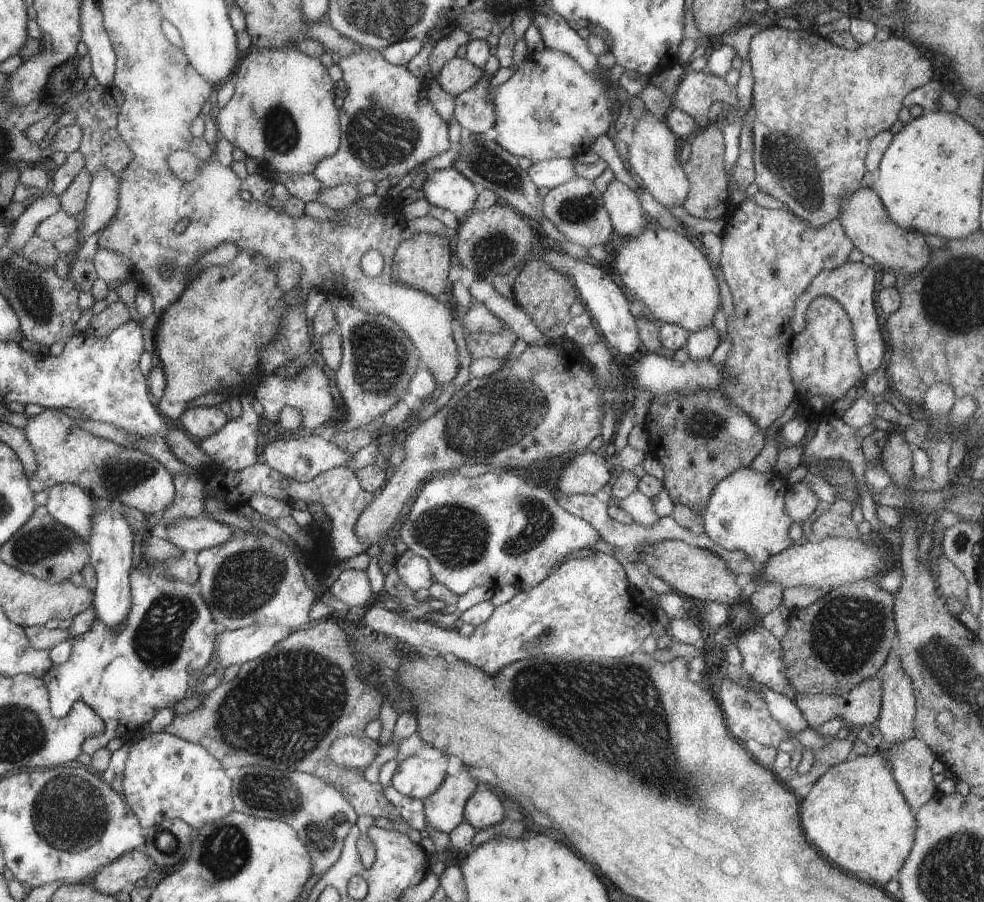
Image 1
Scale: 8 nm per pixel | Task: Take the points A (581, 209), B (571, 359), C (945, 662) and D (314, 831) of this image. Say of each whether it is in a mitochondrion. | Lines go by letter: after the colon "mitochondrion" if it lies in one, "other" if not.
A: mitochondrion
B: other
C: mitochondrion
D: mitochondrion

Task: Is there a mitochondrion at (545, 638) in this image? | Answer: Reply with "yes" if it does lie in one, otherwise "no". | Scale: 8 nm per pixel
yes

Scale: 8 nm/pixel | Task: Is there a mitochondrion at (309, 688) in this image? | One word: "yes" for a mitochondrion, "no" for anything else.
yes

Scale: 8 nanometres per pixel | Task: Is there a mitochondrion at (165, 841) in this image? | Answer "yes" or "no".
yes

